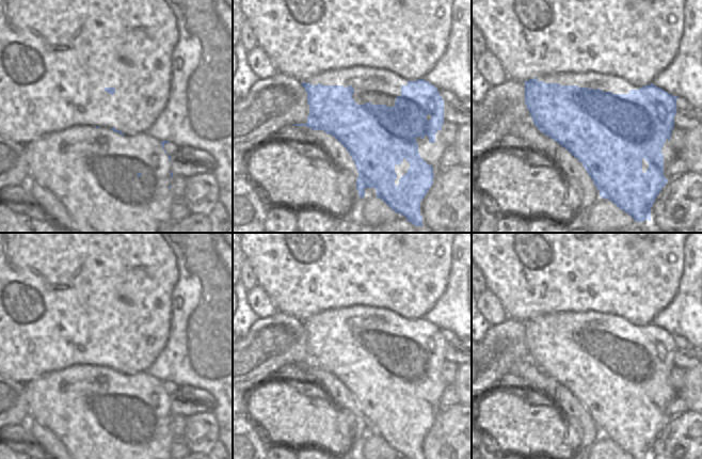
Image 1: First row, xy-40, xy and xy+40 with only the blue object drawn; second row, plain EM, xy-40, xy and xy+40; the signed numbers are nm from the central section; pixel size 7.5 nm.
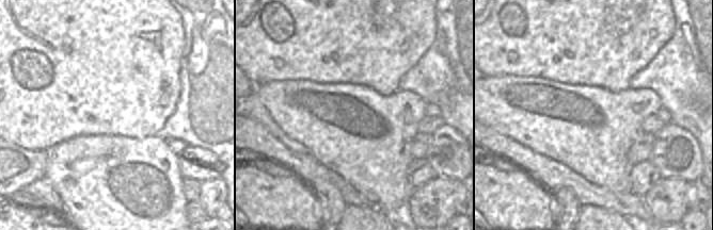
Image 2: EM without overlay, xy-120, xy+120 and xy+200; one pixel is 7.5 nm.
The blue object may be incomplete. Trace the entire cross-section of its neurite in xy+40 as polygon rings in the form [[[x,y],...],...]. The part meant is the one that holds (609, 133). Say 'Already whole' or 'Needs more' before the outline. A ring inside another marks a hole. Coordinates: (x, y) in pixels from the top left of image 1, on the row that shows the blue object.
Needs more. [[[538,78],[525,83],[525,104],[533,124],[538,129],[564,147],[583,163],[585,170],[600,191],[600,196],[611,201],[617,207],[628,213],[636,222],[651,221],[651,208],[668,183],[664,176],[664,155],[661,148],[670,140],[674,128],[676,99],[653,83],[628,94],[613,94],[600,89],[579,88],[545,83]]]

